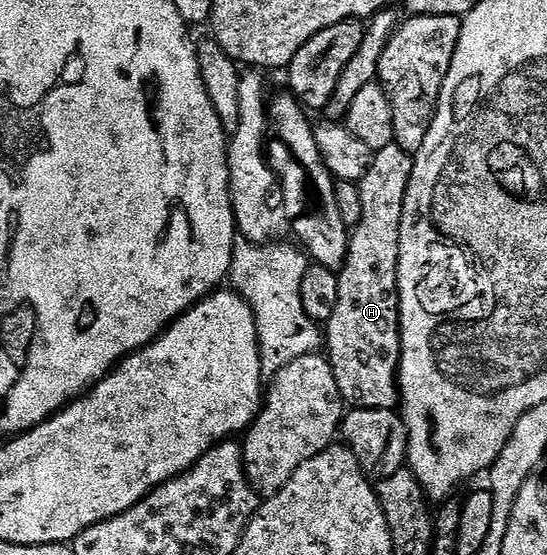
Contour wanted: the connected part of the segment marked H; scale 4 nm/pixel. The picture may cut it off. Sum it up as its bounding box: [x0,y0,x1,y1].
[325,143,412,410]

